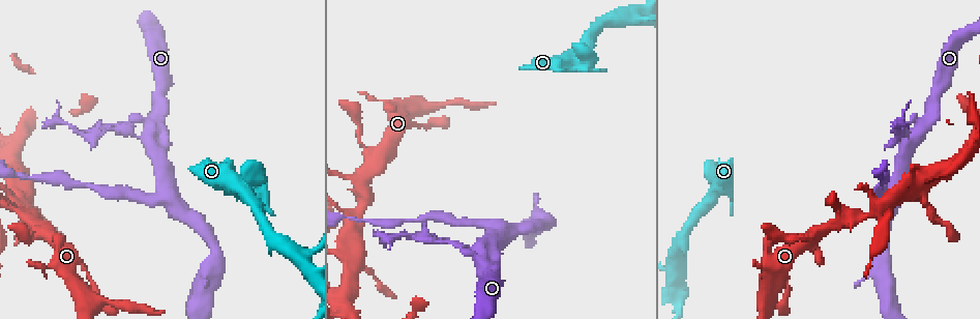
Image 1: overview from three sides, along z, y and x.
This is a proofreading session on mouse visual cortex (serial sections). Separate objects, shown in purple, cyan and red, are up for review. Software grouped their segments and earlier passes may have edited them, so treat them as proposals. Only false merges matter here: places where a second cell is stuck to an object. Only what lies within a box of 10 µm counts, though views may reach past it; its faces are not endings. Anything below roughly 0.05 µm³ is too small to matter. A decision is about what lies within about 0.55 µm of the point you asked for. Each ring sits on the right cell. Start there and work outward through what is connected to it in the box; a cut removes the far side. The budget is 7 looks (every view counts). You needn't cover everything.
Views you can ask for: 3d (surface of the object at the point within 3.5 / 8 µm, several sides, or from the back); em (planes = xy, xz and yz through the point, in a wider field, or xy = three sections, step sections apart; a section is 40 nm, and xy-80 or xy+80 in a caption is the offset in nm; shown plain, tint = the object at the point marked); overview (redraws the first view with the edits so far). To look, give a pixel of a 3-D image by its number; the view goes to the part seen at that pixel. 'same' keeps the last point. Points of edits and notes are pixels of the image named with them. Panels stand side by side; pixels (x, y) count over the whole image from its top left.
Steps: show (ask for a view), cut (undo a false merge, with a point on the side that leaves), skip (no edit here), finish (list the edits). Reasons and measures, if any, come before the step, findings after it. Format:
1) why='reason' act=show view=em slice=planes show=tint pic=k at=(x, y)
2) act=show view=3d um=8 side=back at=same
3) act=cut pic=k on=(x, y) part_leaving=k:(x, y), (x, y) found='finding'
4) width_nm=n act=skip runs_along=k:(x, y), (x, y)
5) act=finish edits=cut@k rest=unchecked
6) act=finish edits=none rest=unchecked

why='thin neck' act=show view=3d um=3.5 side=back pic=1 at=(78, 133)

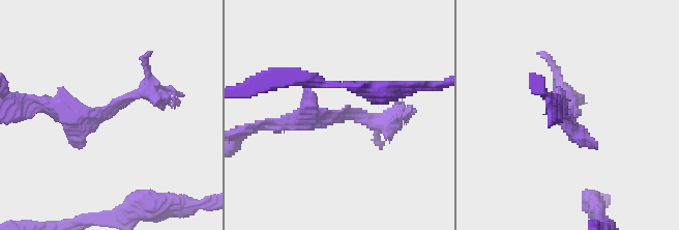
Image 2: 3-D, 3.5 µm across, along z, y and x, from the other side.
act=show view=em slice=xy step=3 show=tint pic=2 at=(107, 111)

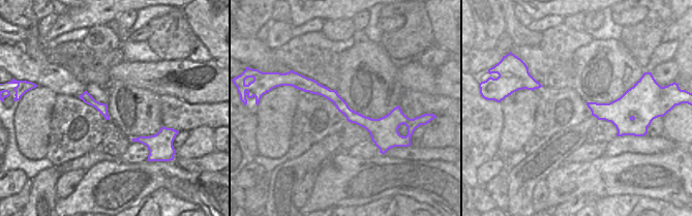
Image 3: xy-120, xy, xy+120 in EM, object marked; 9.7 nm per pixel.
width_nm=120 act=skip runs_along=2:(47, 106), (104, 115), (148, 87), (160, 93) found='continuous, no second cell'

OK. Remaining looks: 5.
why='abrupt turn' act=show view=3d um=3.5 pic=1 at=(362, 262)

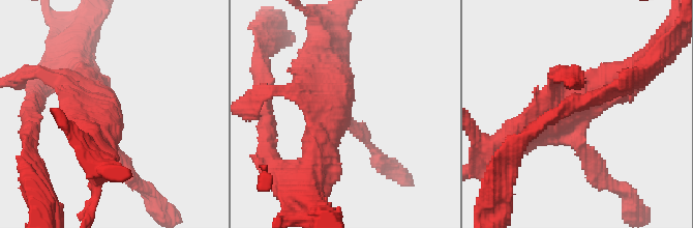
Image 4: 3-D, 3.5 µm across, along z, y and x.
why='shape alone is not enough' act=show view=em slice=xy step=2 show=tint pic=4 at=(340, 111)

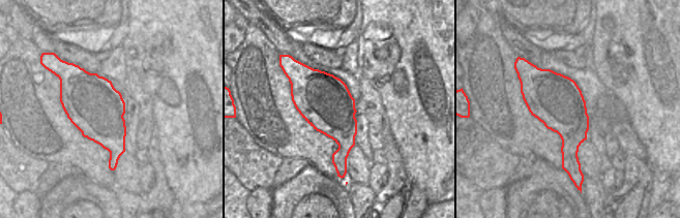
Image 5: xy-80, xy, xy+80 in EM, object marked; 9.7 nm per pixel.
act=skip found='all the same cell'

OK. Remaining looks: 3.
why='three-way junction' act=show view=3d um=3.5 pic=1 at=(165, 196)

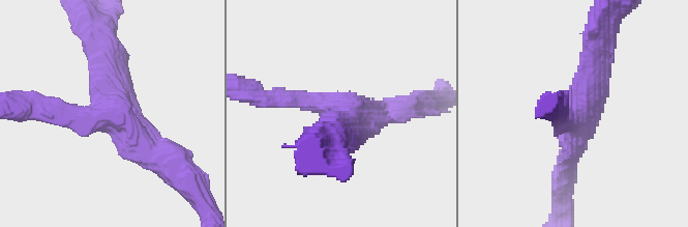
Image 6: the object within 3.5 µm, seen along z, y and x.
arms=3 act=skip runs_along=6:(105, 47), (111, 110), (161, 158) found='continuous, no second cell'

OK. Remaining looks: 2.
act=finish edits=none rest=unchecked

